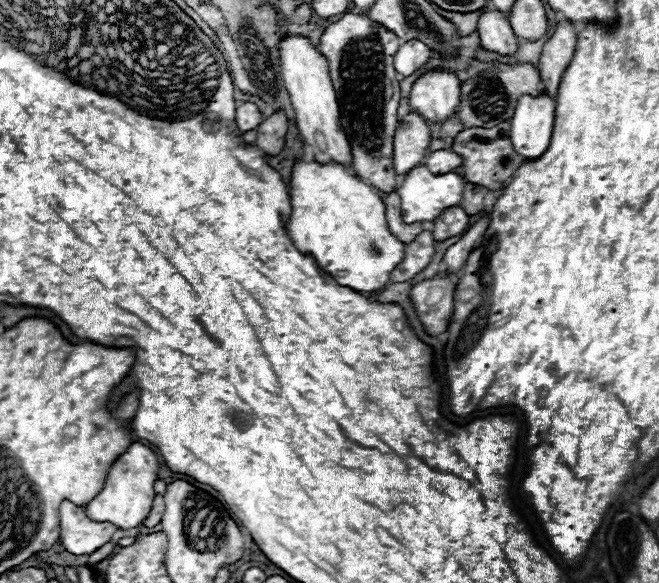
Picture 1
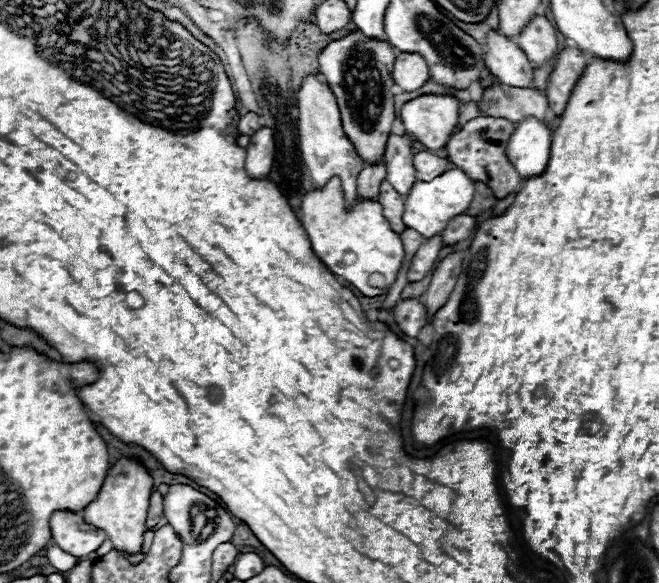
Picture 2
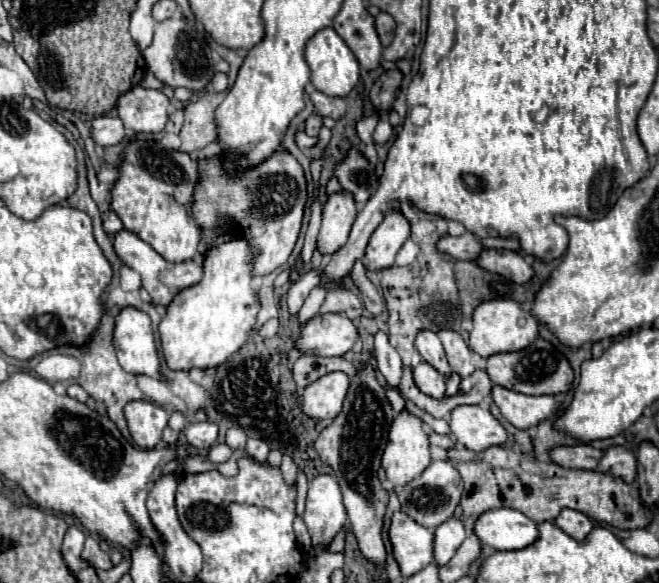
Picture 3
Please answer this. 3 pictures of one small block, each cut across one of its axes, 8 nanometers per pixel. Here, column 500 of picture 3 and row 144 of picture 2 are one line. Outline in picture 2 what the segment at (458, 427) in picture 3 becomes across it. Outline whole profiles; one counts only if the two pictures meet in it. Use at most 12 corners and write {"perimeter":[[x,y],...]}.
{"perimeter":[[422,94],[400,118],[408,134],[434,152],[458,126],[452,94]]}

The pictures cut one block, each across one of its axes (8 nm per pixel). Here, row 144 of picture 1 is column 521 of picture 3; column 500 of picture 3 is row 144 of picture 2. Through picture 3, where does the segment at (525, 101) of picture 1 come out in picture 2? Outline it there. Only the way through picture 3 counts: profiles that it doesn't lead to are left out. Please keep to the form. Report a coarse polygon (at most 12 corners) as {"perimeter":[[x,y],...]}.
{"perimeter":[[526,118],[506,152],[522,178],[542,174],[548,124]]}

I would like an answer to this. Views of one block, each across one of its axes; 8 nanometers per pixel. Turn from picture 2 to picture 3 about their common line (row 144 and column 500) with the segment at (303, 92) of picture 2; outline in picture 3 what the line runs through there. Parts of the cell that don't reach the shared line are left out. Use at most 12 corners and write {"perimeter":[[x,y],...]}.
{"perimeter":[[508,298],[474,310],[470,348],[482,358],[522,350],[538,320]]}

